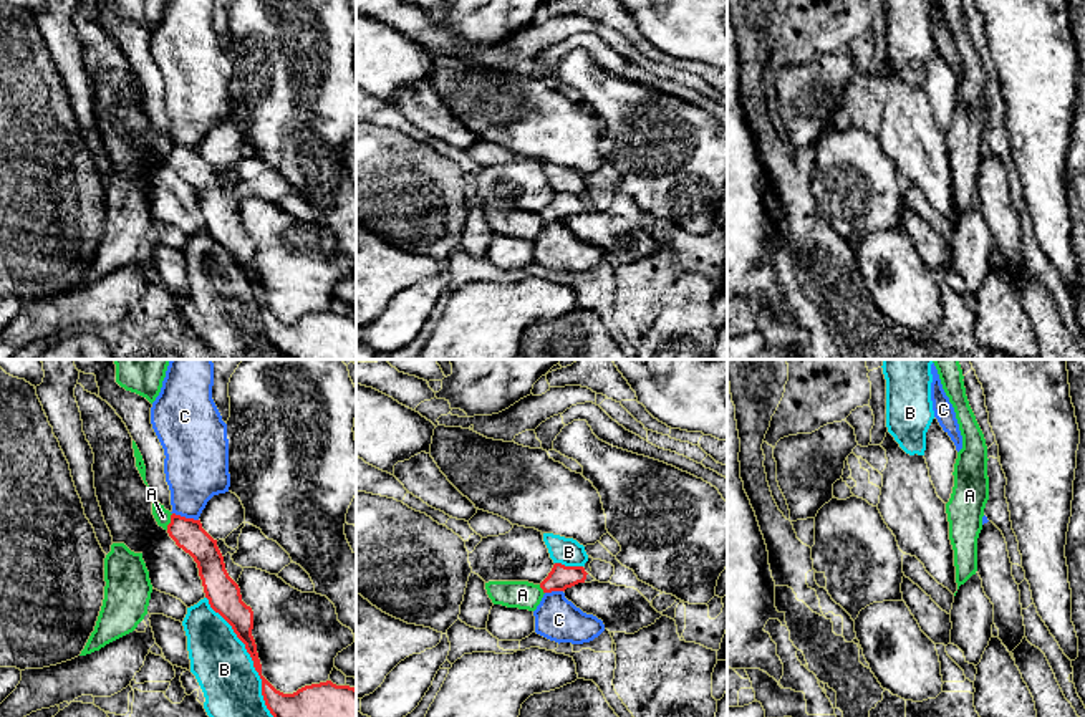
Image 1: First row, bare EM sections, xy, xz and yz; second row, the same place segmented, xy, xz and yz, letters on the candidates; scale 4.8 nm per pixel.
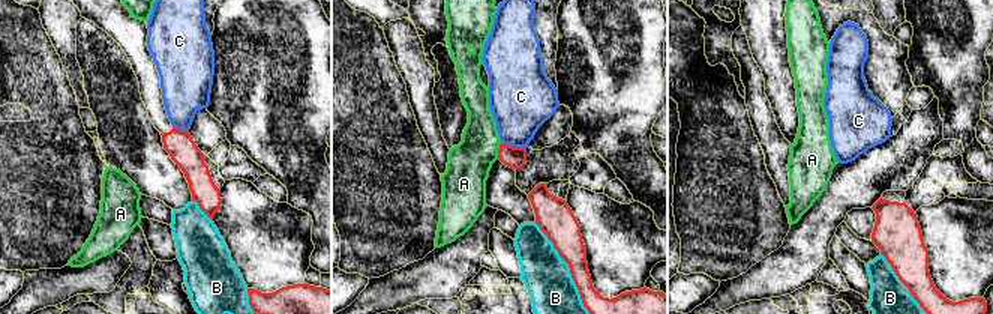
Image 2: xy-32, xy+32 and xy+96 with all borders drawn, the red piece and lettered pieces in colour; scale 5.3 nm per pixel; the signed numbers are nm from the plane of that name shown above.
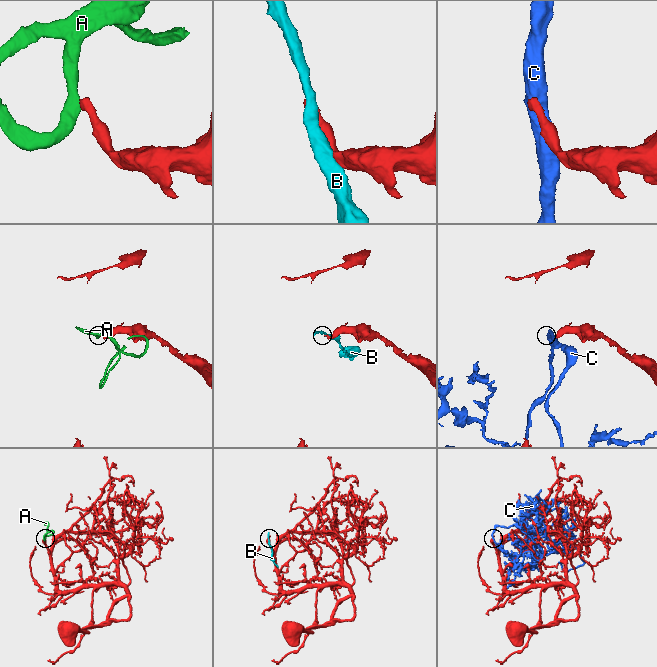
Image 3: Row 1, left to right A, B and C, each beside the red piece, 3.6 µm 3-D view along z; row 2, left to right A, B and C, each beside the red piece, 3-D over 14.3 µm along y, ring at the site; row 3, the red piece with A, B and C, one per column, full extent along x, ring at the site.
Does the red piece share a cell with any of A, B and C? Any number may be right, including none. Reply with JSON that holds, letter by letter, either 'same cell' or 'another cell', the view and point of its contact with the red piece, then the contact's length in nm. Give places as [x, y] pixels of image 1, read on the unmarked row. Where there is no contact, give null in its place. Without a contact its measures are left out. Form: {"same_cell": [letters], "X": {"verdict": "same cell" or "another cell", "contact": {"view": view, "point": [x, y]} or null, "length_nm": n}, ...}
{"same_cell": [], "A": {"verdict": "another cell", "contact": {"view": "xy", "point": [171, 151]}, "length_nm": 90}, "B": {"verdict": "another cell", "contact": {"view": "xy", "point": [252, 288]}, "length_nm": 700}, "C": {"verdict": "another cell", "contact": {"view": "xy", "point": [184, 146]}, "length_nm": 130}}

